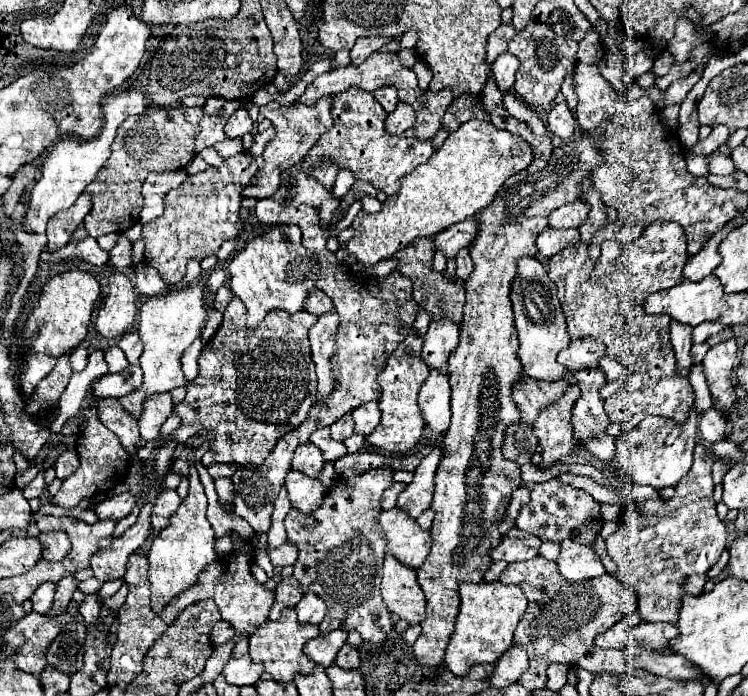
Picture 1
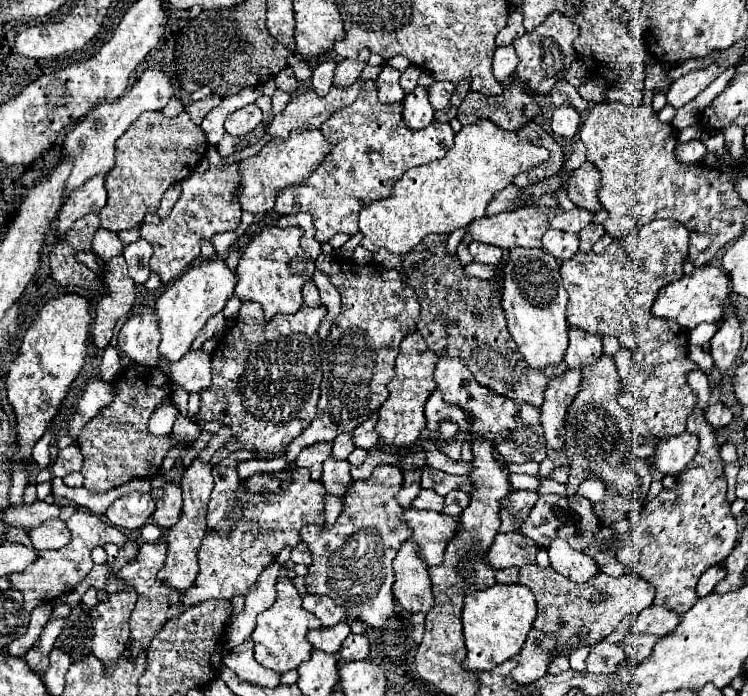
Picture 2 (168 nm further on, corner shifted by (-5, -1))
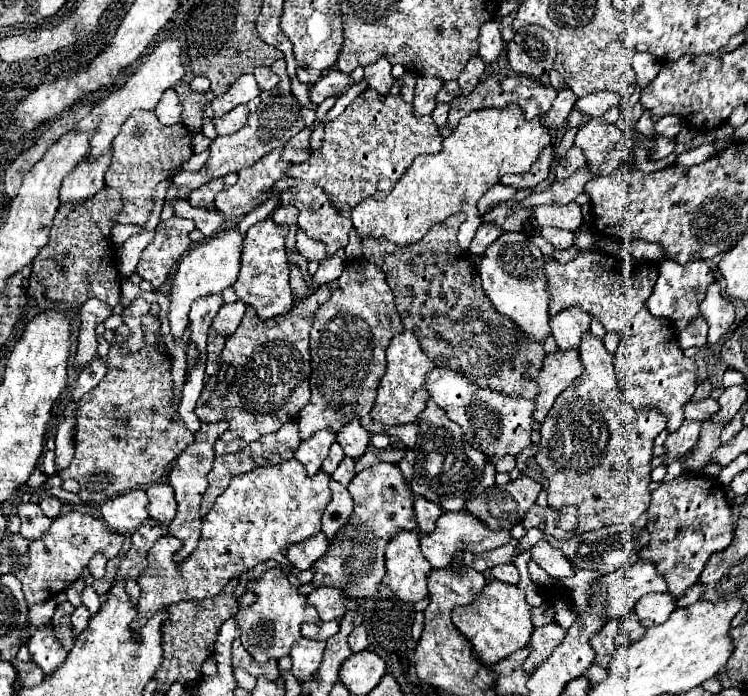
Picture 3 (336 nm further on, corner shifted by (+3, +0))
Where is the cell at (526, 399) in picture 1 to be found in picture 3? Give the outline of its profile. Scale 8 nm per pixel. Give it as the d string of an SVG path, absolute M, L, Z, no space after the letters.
M453 214L445 222L435 224L419 242L411 246L395 246L393 242L383 242L383 238L367 236L361 240L363 256L379 266L379 270L383 270L387 284L391 286L391 292L395 296L395 308L405 330L411 330L417 336L421 350L435 362L437 368L451 368L467 376L477 386L491 388L507 396L533 400L539 394L535 378L545 358L543 344L527 342L527 336L509 318L503 318L503 314L499 314L491 300L485 296L479 272L473 266L471 256L457 244L457 230L465 222L465 218L465 214Z

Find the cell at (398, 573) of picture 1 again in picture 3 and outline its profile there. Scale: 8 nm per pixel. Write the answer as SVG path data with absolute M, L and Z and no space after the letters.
M401 530L385 548L387 586L403 602L419 602L427 596L427 576L433 570L419 550L419 532Z

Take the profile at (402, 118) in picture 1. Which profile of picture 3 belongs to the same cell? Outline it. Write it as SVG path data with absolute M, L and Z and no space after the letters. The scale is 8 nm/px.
M417 76L417 88L415 88L415 114L417 116L427 116L435 110L435 94L441 90L445 82L441 78L427 78L427 76Z

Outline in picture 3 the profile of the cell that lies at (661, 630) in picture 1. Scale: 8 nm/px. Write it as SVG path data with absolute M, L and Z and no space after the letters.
M669 592L663 594L647 594L635 604L635 612L639 616L639 622L645 628L663 624L671 612L675 610L675 598Z

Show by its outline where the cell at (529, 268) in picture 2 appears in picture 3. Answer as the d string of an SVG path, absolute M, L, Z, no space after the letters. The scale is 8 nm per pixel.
M503 232L481 256L479 276L483 280L483 290L493 306L509 316L527 336L535 342L543 342L549 330L549 292L545 290L545 258L537 246L527 242L523 232Z

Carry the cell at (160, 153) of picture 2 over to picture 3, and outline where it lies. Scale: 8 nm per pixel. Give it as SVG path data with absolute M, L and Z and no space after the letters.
M135 110L121 126L121 132L113 140L113 160L105 172L105 184L123 194L123 210L117 218L121 224L145 224L151 212L151 198L161 180L171 170L179 168L191 158L191 134L183 124L163 126L155 112Z

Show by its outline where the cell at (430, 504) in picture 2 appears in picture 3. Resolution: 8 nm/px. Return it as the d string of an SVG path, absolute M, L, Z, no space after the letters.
M417 498L415 500L415 514L417 514L419 532L429 534L435 528L435 522L443 514L443 510L439 506L435 506L435 502L429 502L425 498Z

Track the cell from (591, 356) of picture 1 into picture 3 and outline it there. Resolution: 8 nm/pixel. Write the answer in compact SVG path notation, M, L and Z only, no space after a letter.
M569 306L551 318L551 334L561 350L579 348L581 336L589 330L591 314L581 308Z

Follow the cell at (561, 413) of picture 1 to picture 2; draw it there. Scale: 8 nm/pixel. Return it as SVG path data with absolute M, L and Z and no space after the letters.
M565 371L545 387L545 401L541 405L541 425L545 431L549 449L565 449L565 441L559 435L565 429L565 417L571 401L575 399L581 385L581 371Z

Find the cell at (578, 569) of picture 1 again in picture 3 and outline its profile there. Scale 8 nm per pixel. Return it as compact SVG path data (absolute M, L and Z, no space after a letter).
M545 540L537 542L531 548L531 560L537 562L555 580L573 576L573 566L567 562L567 558L563 558L563 554Z

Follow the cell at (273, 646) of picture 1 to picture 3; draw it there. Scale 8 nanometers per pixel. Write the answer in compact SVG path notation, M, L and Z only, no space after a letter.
M269 568L259 578L251 578L245 586L245 592L247 590L255 590L255 602L247 606L247 610L239 610L239 640L243 648L261 664L269 658L279 660L287 656L291 646L301 638L301 624L319 620L315 606L307 604L307 598L299 594L281 568Z

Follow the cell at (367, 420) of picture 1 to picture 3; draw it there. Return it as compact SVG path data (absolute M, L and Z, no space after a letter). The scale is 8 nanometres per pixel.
M351 420L343 430L337 434L337 442L345 450L345 456L357 460L359 456L365 454L367 444L369 444L369 432L361 426L359 420Z

